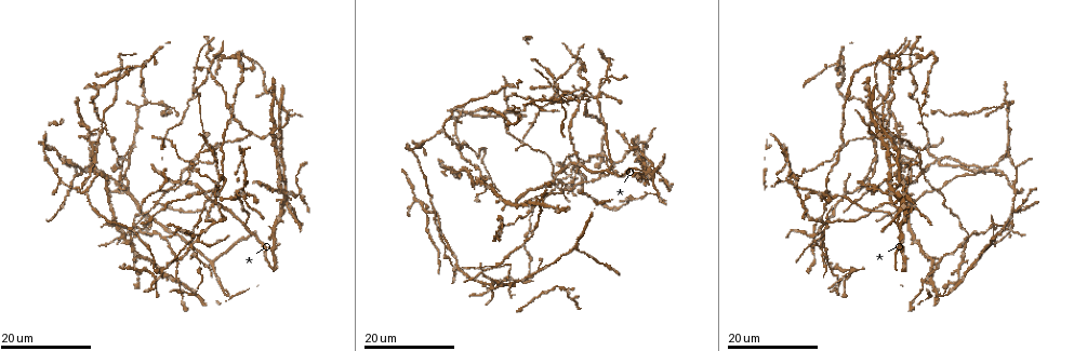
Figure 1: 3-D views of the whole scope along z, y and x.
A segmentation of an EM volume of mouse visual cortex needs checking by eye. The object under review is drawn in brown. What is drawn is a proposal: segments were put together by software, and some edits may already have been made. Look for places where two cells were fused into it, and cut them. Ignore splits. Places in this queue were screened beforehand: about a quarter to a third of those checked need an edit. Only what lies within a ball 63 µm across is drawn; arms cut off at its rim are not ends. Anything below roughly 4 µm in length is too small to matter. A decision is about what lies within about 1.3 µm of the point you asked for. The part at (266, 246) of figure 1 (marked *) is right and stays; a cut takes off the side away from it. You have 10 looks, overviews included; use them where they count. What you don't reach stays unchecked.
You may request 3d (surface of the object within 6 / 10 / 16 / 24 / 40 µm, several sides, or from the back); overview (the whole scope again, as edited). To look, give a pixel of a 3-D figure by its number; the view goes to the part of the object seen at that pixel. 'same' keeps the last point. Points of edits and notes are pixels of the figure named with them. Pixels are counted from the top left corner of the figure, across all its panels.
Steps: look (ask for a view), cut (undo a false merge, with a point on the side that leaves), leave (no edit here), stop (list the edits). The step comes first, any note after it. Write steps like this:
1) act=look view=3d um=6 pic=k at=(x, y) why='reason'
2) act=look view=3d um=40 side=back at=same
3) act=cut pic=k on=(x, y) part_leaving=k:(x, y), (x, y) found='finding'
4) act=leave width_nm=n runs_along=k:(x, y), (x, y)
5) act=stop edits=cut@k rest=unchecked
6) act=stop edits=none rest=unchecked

act=look view=3d um=16 pic=1 at=(245, 222) why='three-way junction'

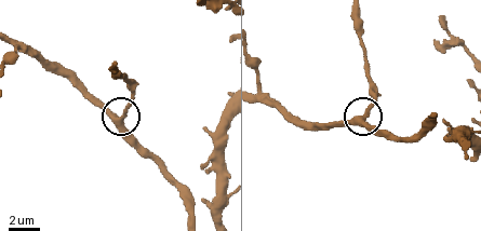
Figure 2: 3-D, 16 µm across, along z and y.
act=look view=3d um=6 pic=2 at=(365, 117)

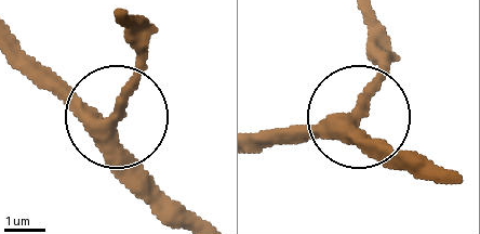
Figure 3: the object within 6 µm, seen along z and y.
act=look view=3d um=6 side=back pic=3 at=(108, 119)

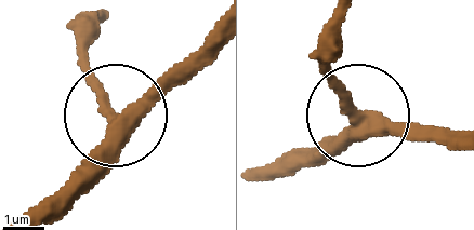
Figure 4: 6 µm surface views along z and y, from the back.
act=leave side_arm_um=75 arms=3 found='all the same cell'

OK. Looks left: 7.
act=look view=3d um=24 pic=1 at=(823, 222) why='a fork'

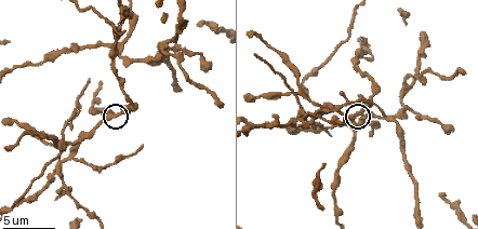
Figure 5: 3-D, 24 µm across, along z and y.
act=look view=3d um=6 pic=5 at=(112, 118) why='zoom in'

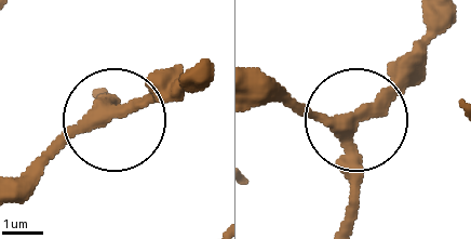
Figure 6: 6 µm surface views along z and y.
act=leave side_arm_um=34 arms=3 found='one cell here'

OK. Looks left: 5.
act=look view=3d um=16 pic=1 at=(581, 64) why='side arm on a straight run'

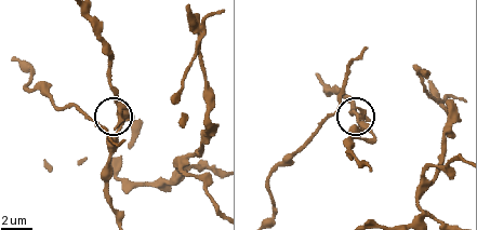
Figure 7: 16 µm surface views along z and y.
act=look view=3d um=6 pic=7 at=(121, 109)

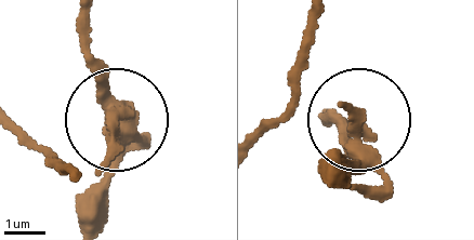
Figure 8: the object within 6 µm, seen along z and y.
act=look view=3d um=6 side=back pic=8 at=(114, 113)

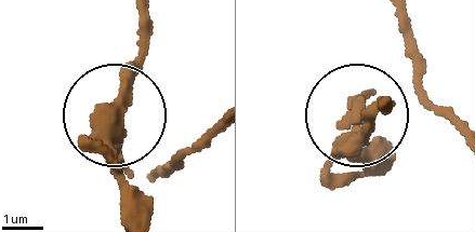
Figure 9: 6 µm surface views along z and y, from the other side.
act=leave width_nm=300 found='one cell here'

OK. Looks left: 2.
act=look view=3d um=10 pic=5 at=(170, 50)

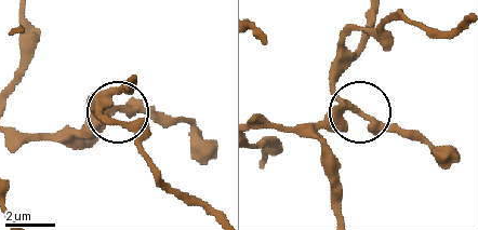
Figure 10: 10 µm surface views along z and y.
act=leave arms=3 found='continuous, no second cell'

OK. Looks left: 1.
act=stop edits=none rest=unchecked

